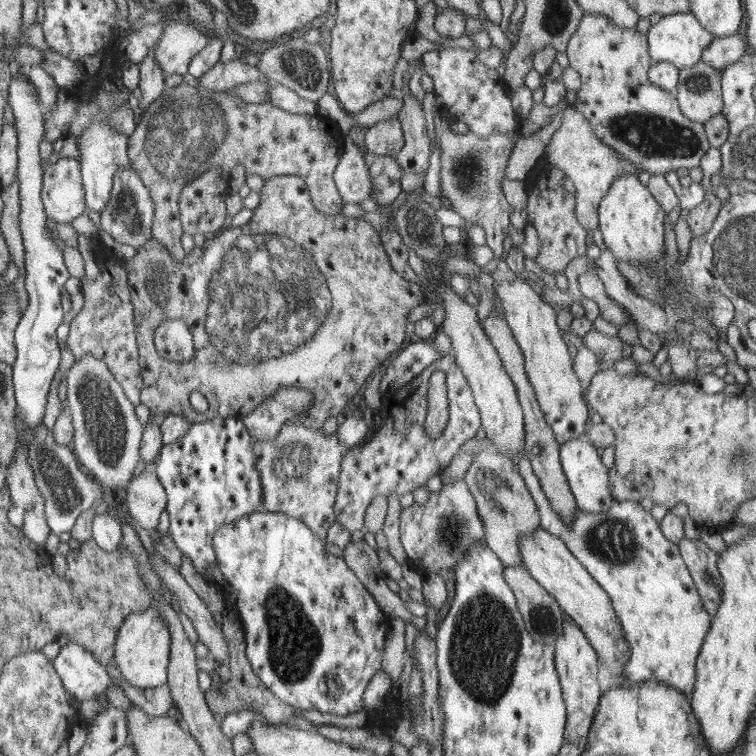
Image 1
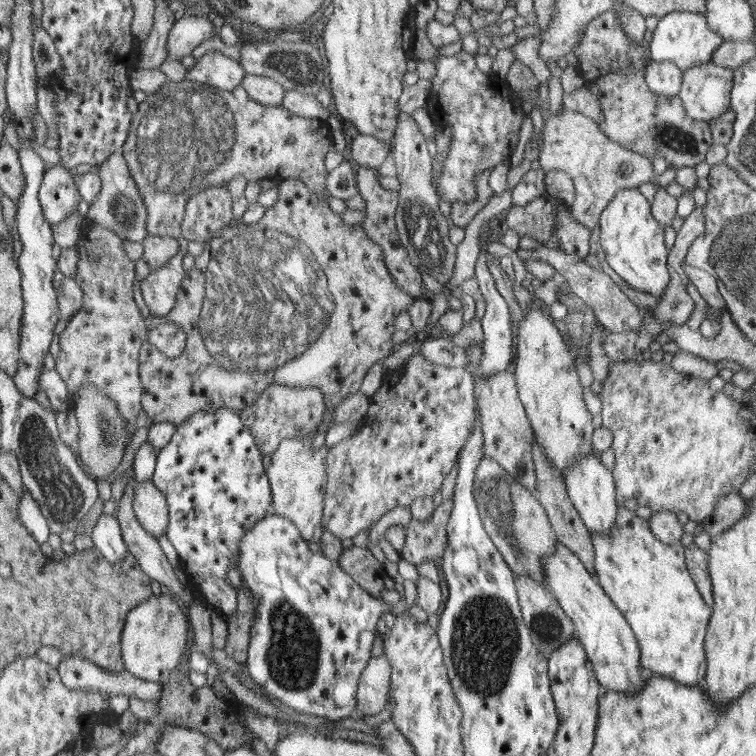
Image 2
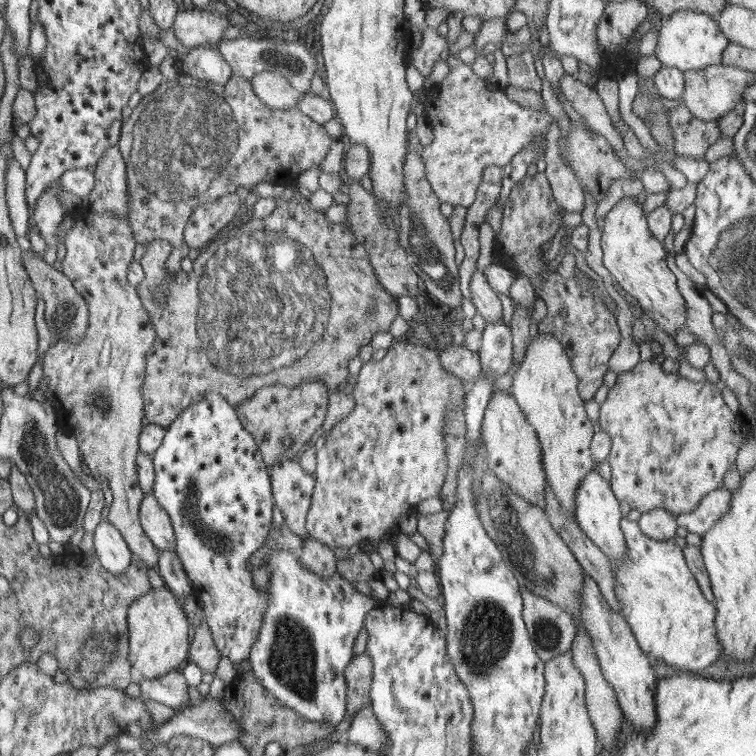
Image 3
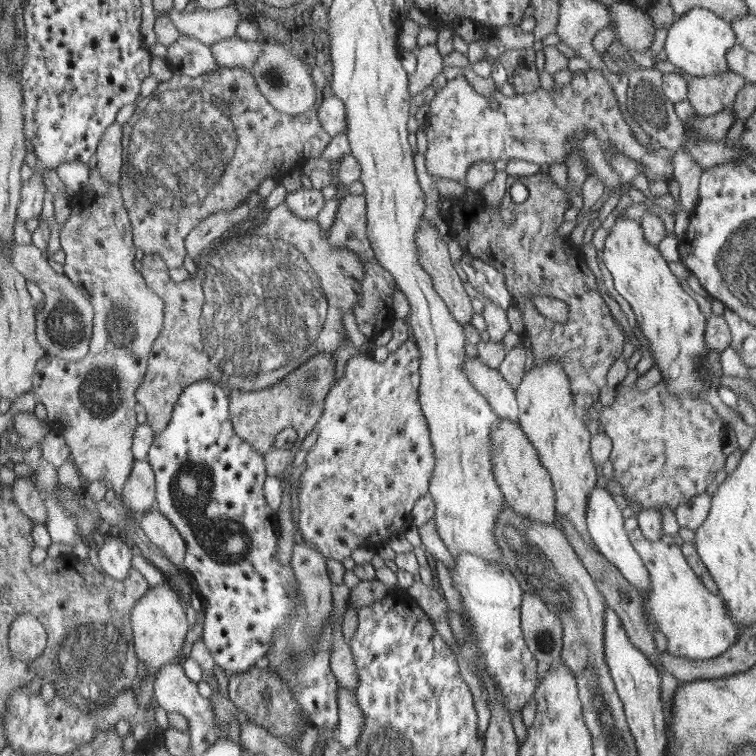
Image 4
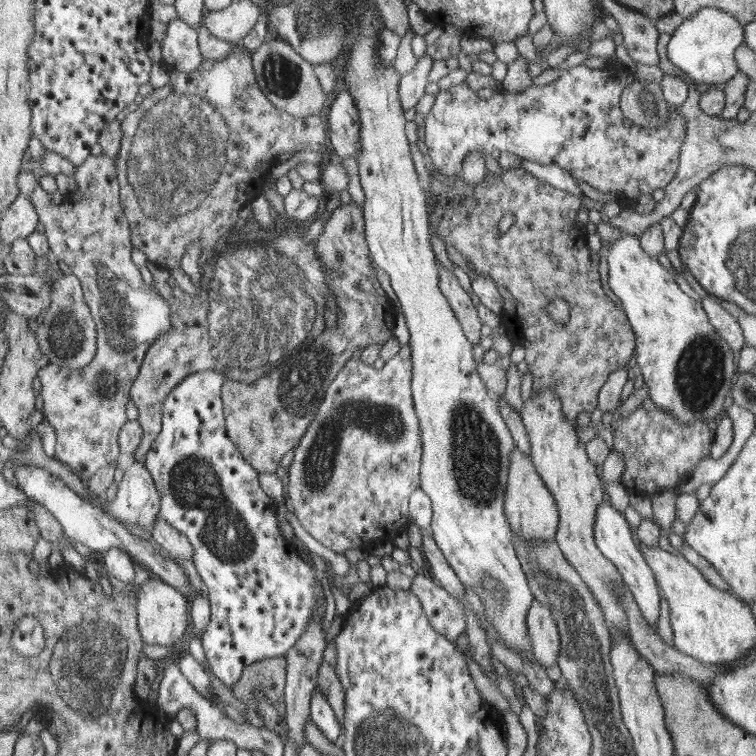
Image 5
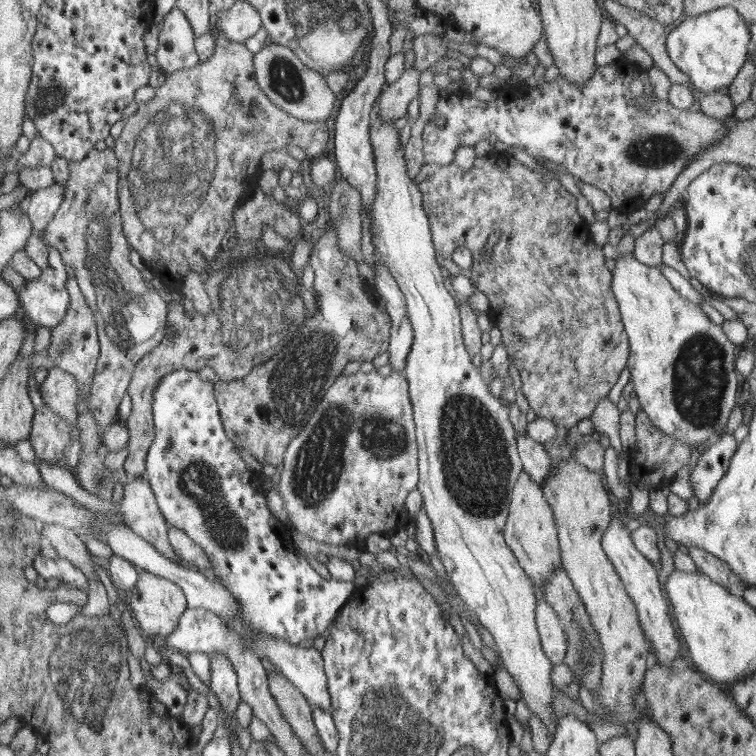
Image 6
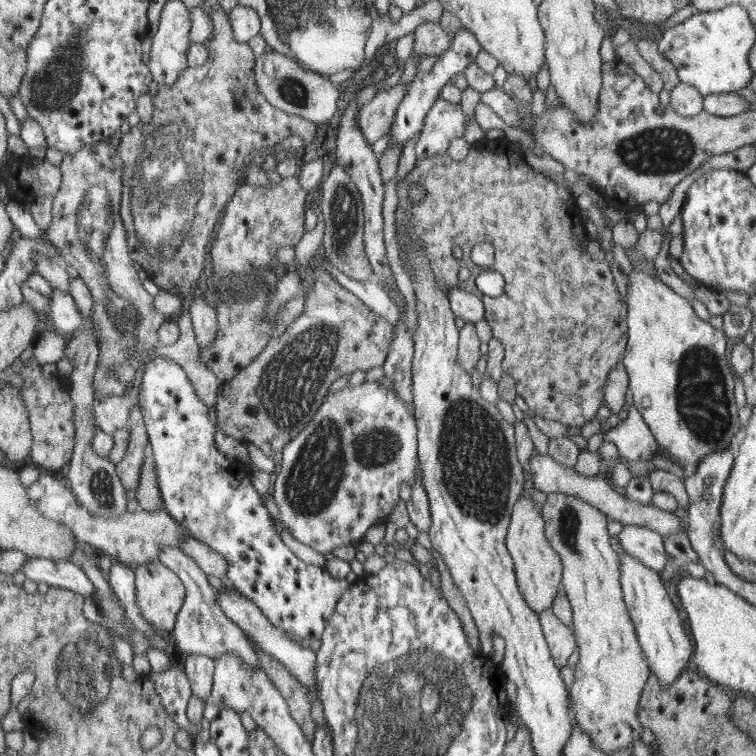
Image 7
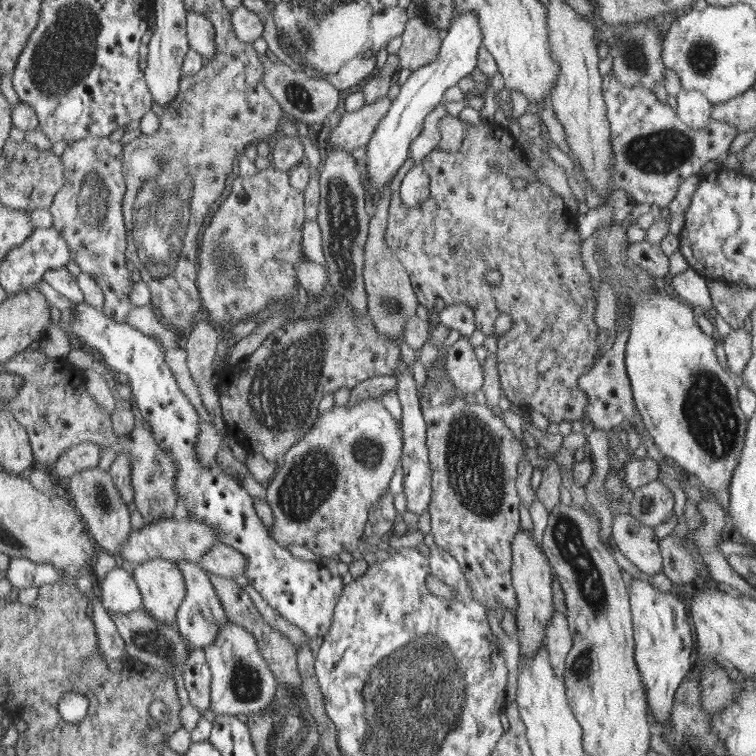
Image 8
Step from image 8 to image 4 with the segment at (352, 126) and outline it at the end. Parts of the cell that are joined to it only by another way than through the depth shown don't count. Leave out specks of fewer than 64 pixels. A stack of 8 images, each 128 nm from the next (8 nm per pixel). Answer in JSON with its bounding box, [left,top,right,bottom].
[408,44,441,95]

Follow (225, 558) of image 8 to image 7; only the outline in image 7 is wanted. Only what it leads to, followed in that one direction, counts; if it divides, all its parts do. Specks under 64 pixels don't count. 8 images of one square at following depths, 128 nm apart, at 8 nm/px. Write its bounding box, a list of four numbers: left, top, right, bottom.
[178,537,226,578]

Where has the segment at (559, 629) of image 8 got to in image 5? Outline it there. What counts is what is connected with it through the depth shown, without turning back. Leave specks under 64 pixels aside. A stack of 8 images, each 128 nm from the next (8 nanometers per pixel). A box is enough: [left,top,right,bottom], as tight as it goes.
[526,601,561,668]

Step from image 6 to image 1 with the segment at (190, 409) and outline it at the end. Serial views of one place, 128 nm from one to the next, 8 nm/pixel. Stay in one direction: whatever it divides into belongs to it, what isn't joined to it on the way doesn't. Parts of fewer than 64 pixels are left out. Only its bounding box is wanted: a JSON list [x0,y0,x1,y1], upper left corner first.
[151,417,262,581]

